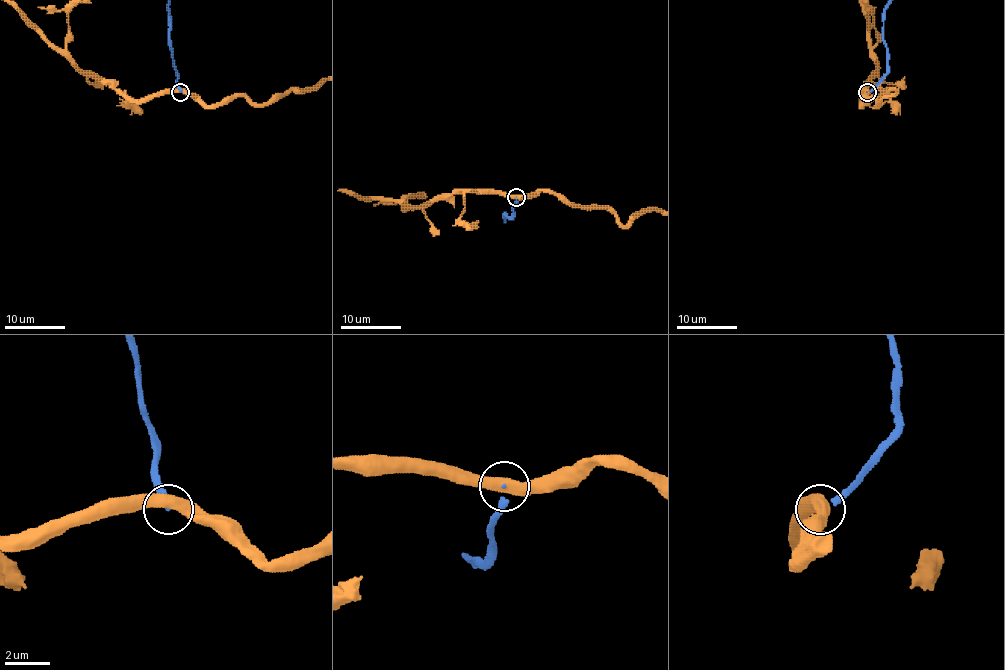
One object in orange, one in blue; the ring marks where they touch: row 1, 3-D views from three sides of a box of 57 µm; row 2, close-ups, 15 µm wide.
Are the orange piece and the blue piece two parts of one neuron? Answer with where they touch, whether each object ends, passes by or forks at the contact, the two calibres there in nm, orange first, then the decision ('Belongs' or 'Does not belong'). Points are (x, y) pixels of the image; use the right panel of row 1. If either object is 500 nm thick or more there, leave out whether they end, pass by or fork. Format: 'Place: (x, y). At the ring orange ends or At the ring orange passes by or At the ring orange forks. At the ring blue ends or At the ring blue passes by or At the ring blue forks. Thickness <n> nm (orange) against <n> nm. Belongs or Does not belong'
Place: (867, 92). Thickness 500 nm (orange) against 90 nm. Does not belong

